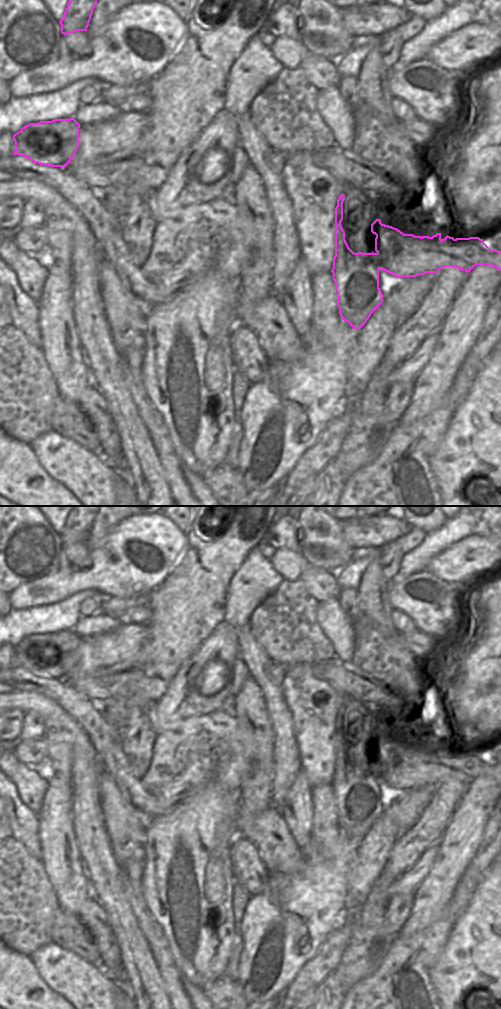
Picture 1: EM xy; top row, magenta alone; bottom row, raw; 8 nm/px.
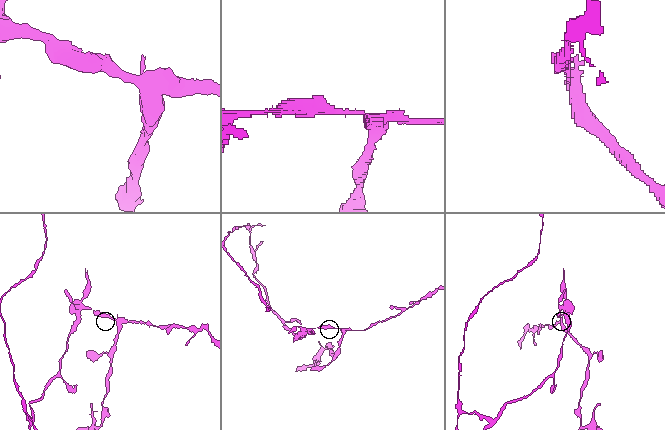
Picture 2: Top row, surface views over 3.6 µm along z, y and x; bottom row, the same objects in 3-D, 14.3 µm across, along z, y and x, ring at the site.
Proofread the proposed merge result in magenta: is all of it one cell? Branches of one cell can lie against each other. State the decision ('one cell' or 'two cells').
two cells

